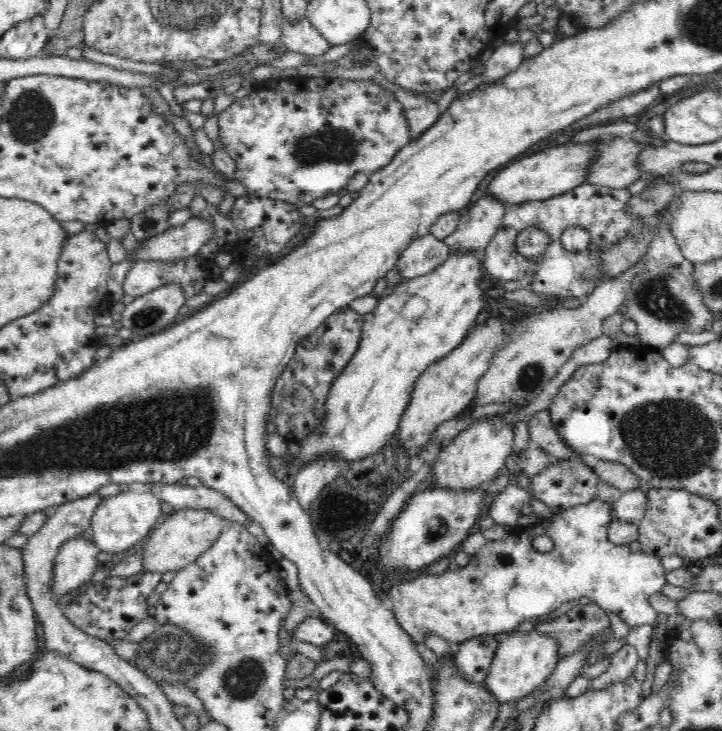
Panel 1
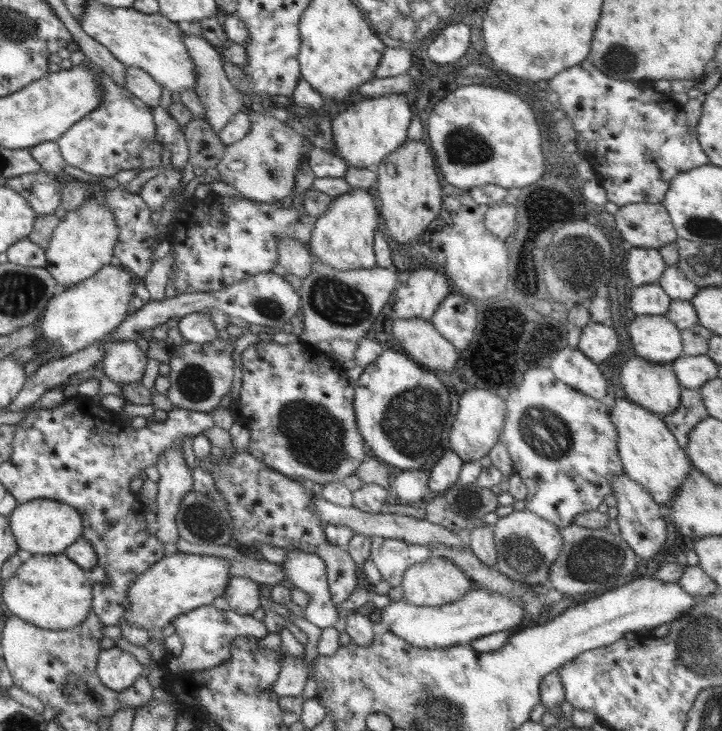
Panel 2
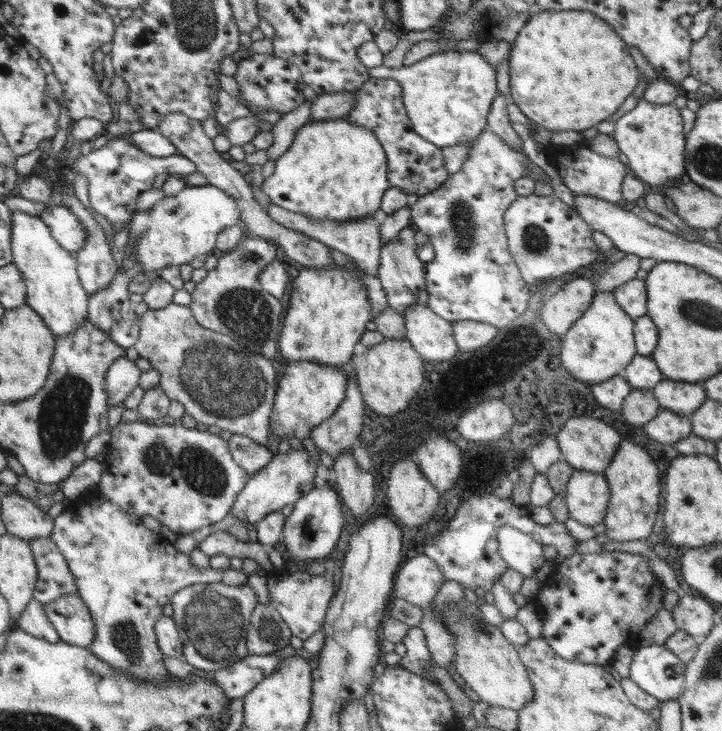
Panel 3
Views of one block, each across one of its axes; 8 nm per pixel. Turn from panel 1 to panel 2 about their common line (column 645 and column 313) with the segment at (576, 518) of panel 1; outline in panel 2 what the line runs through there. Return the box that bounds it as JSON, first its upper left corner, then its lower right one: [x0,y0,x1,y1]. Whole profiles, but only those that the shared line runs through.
[281,550,342,629]

